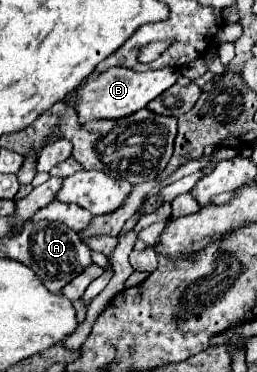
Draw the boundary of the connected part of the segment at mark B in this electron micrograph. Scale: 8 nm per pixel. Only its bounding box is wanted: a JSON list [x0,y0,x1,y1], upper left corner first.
[78,67,178,125]

